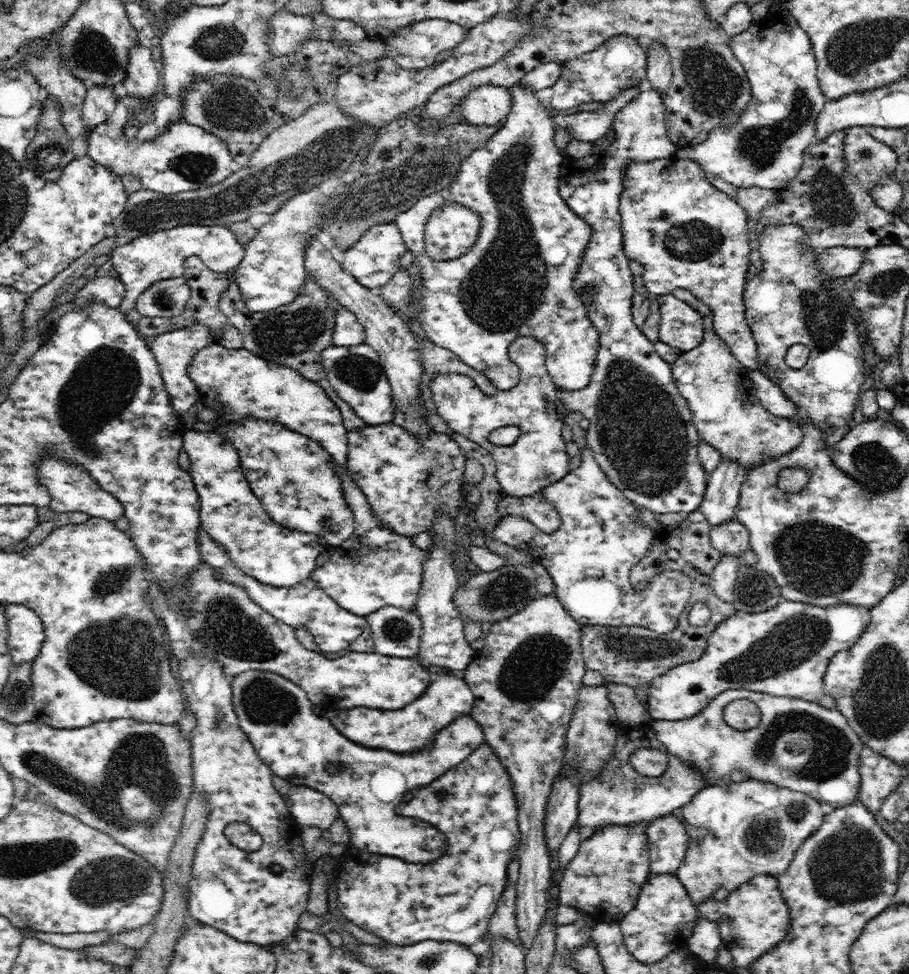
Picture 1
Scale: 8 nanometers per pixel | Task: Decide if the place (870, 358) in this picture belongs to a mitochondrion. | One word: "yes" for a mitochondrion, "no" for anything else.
no

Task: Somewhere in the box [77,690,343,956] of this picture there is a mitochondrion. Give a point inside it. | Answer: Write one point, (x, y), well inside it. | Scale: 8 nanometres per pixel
(217, 716)

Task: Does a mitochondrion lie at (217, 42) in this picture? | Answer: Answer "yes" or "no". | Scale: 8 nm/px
yes

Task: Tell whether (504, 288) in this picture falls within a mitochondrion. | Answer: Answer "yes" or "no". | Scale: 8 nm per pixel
yes

